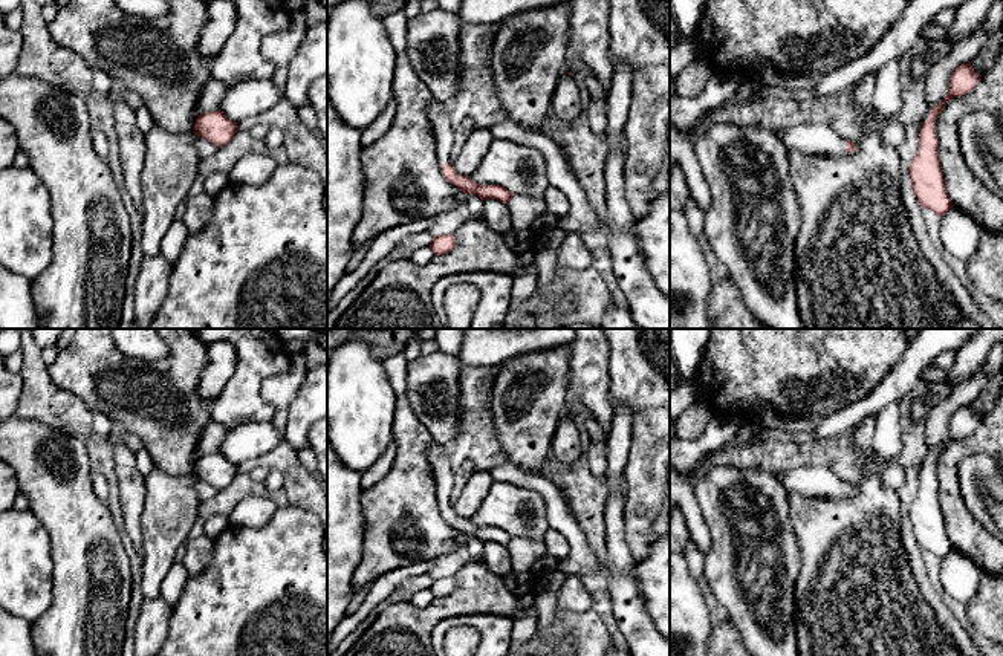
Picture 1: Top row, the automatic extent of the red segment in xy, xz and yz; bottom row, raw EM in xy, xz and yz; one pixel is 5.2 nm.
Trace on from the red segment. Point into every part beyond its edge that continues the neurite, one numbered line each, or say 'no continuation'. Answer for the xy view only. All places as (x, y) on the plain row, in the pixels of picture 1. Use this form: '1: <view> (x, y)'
no continuation

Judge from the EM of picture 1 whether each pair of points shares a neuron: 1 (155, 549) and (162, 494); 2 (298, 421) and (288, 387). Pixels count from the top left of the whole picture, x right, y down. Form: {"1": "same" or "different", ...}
{"1": "same", "2": "different"}

